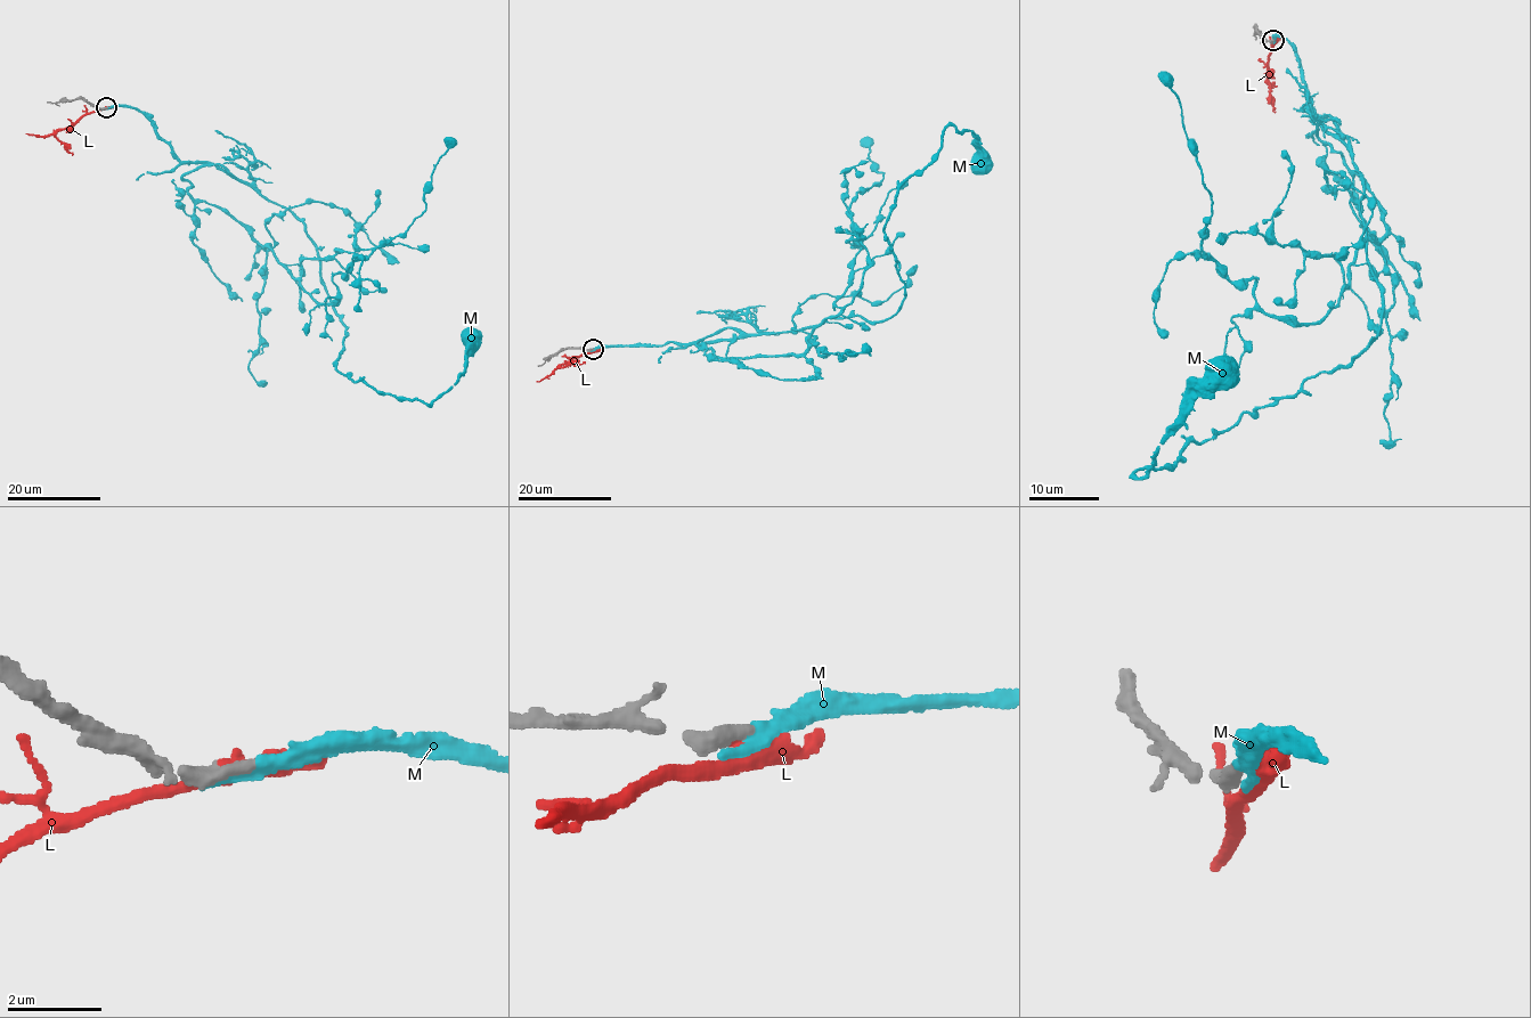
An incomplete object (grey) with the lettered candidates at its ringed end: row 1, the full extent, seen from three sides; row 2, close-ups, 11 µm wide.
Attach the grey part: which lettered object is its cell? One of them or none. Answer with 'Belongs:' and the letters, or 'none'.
Belongs: M

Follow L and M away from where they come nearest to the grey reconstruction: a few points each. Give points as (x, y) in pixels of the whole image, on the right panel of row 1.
L: (1271, 40), (1275, 43), (1271, 43), (1267, 62), (1270, 68), (1265, 75), (1268, 84), (1273, 81)
M: (1273, 41), (1289, 40), (1362, 177), (1379, 330), (1134, 475), (1216, 368)

